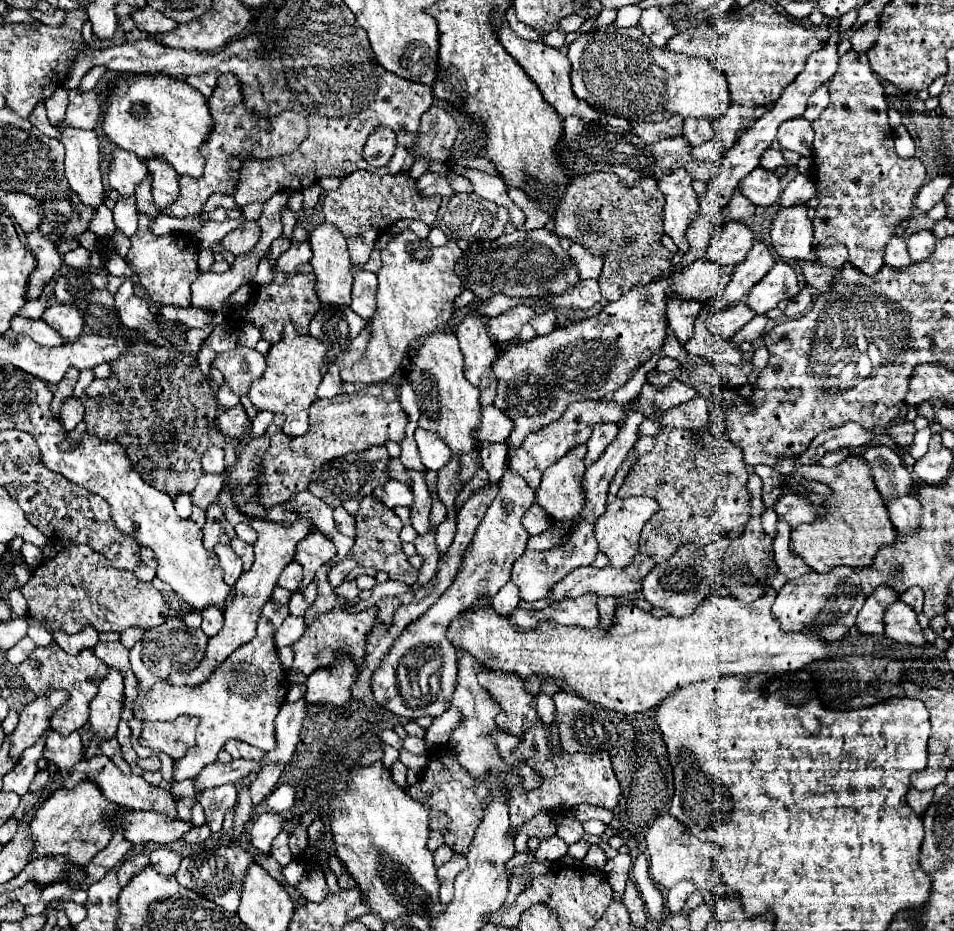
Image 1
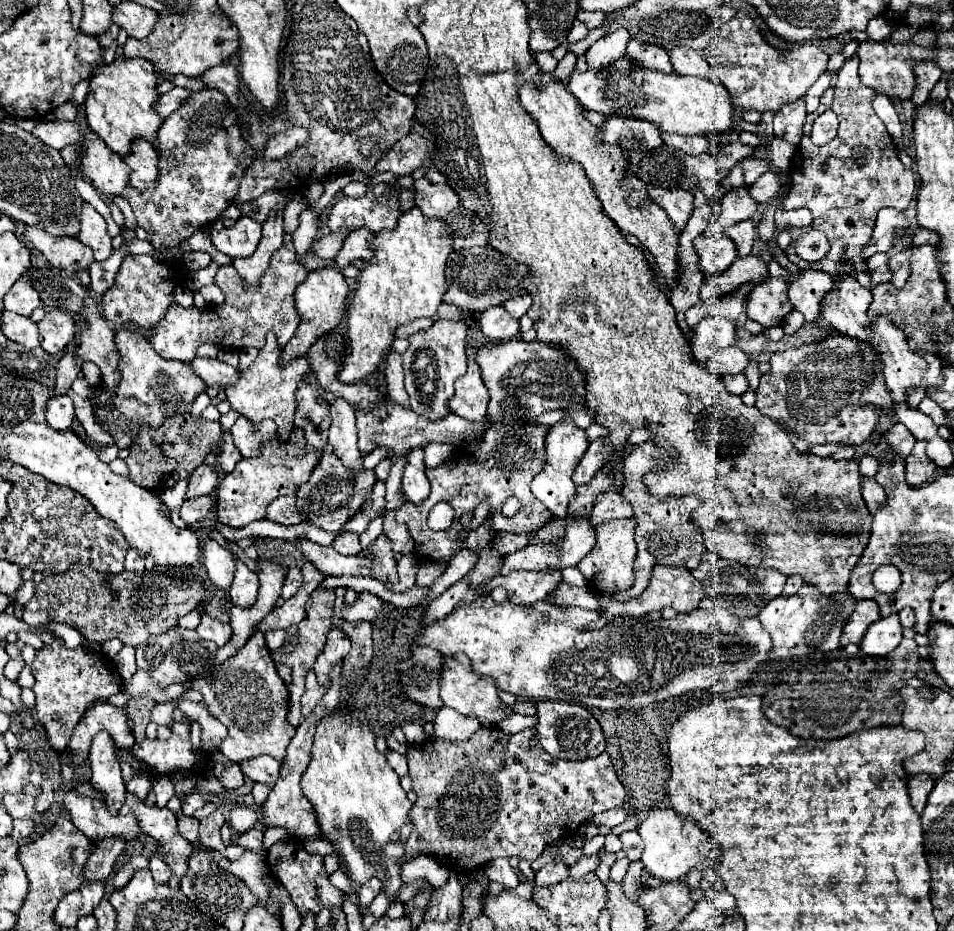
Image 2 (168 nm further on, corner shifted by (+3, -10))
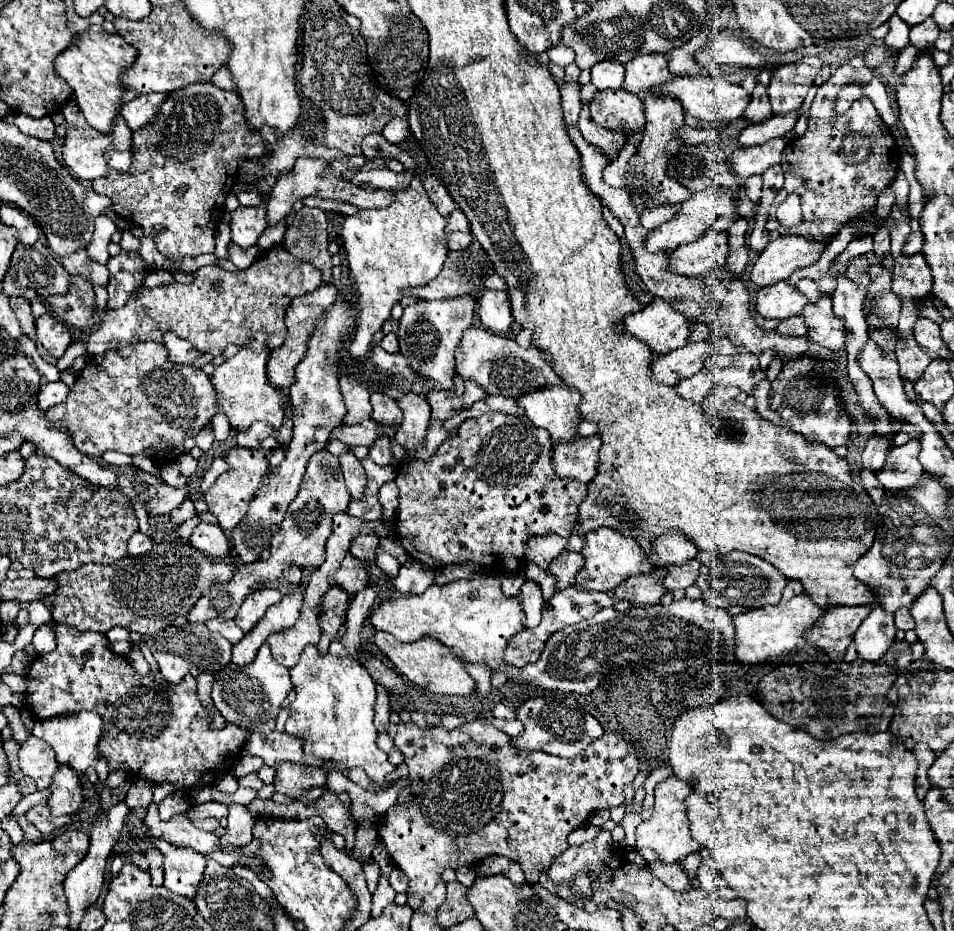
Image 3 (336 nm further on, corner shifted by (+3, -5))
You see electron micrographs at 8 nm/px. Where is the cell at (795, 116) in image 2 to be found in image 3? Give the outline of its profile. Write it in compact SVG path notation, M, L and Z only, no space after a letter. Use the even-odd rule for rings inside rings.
M802 58L792 64L782 64L774 74L768 86L768 96L774 114L786 116L798 110L814 84L816 74L822 68L820 58Z

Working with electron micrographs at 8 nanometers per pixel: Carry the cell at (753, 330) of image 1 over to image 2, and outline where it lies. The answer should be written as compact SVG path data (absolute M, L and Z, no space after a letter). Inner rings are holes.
M726 347L720 353L716 353L712 359L708 359L704 369L708 373L714 373L718 379L722 379L724 375L730 375L730 373L742 373L748 367L748 363L750 359L746 353L742 353L736 347Z

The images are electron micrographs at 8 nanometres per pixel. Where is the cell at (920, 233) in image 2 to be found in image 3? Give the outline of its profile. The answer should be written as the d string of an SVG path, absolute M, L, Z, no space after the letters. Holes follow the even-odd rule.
M924 206L910 208L910 226L912 226L912 234L908 236L906 246L904 246L904 252L906 252L906 254L916 254L916 252L920 252L922 246L924 246L924 234L922 234L920 220L918 220L922 208L924 208Z

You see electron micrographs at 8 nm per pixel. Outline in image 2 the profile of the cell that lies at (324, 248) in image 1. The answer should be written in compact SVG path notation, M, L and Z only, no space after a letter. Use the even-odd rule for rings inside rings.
M326 267L326 271L310 271L306 281L296 289L296 309L300 315L300 325L294 333L294 337L284 345L282 349L282 363L288 363L290 359L296 359L300 355L306 355L308 349L322 337L326 331L332 331L344 317L346 313L346 303L348 303L350 287L342 273L336 267Z

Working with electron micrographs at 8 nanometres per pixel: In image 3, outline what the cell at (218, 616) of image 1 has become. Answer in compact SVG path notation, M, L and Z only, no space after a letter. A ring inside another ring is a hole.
M216 618L216 620L206 622L206 626L208 626L212 632L222 634L222 636L224 636L226 640L230 640L232 644L236 644L236 642L244 636L244 632L236 626L234 620L222 620L222 618Z

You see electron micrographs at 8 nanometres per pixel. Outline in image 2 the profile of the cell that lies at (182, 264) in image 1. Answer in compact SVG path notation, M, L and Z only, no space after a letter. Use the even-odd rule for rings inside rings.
M128 255L128 257L124 257L124 261L118 269L114 285L102 297L104 317L108 321L112 321L112 309L114 309L122 321L112 321L112 323L152 329L162 319L162 315L166 313L170 303L174 303L172 291L174 291L176 283L178 283L176 273L172 269L168 269L164 263L156 263L150 255Z

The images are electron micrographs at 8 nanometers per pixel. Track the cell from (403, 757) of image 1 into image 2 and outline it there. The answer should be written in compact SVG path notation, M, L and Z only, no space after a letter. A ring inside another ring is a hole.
M386 749L386 753L384 753L384 757L388 759L388 763L392 765L392 769L400 775L400 777L404 777L404 775L408 775L408 765L406 765L406 757L404 755L400 755L398 751L392 751L392 749Z

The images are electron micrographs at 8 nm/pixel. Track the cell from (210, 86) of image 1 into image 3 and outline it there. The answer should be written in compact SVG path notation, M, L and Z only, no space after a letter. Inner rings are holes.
M142 94L142 96L136 96L134 100L126 102L122 106L120 114L124 116L126 124L132 130L138 130L138 128L142 128L142 124L150 122L150 118L158 112L158 108L164 100L166 100L166 94Z

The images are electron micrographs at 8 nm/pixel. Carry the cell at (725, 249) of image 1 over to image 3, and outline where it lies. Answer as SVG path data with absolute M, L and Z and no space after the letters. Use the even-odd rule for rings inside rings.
M708 230L700 240L678 246L670 254L670 270L688 276L706 274L714 268L724 268L728 258L728 240L720 230Z

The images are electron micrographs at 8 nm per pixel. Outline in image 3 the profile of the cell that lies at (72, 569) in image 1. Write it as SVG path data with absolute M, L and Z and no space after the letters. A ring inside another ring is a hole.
M186 538L166 540L154 544L152 552L144 556L124 556L110 566L86 564L74 572L61 572L54 576L58 584L54 594L46 594L42 602L56 624L70 624L98 634L122 626L128 632L150 636L164 630L174 618L186 616L212 584L228 582L232 574L234 566L228 560L208 558L194 550Z

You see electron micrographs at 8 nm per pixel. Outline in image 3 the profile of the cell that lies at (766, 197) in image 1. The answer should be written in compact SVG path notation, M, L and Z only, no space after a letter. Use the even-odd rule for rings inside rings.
M706 188L702 192L694 192L692 198L682 202L682 210L672 220L652 230L646 240L646 248L648 250L674 250L682 244L690 244L698 240L702 234L706 234L706 230L712 230L712 228L726 230L736 218L738 214L736 214L736 202L732 198L732 192L730 190L714 192L714 188Z

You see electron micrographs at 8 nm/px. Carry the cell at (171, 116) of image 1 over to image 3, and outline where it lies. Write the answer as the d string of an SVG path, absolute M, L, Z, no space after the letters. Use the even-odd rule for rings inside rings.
M92 26L88 32L80 34L76 42L56 56L54 68L74 90L76 102L86 116L88 124L102 134L112 134L114 118L122 108L122 94L126 86L122 84L124 72L134 64L138 50L124 42L120 34L110 34L100 26Z

